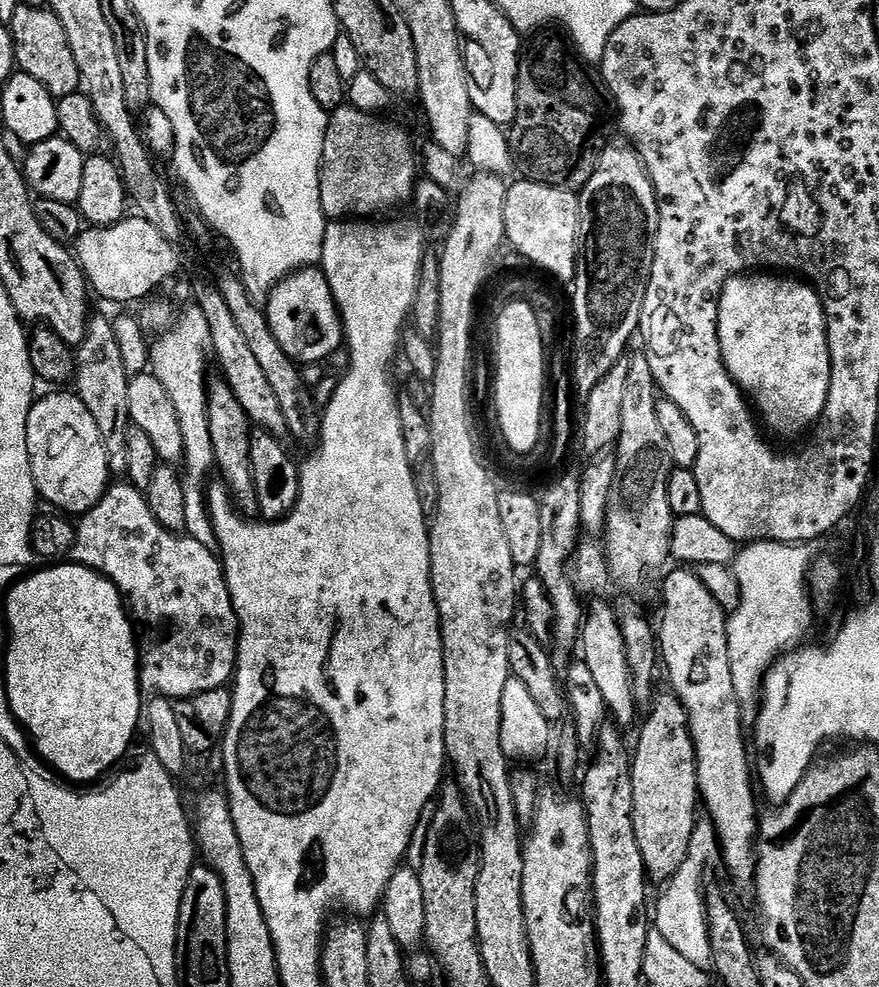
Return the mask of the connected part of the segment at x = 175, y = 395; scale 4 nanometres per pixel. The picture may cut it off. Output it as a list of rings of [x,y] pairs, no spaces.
[[[191,306],[181,316],[179,313],[171,330],[161,333],[155,340],[157,341],[153,341],[149,349],[149,365],[152,373],[164,386],[166,394],[170,394],[170,402],[174,402],[174,414],[178,414],[182,465],[184,464],[182,479],[186,494],[186,532],[202,542],[202,546],[215,549],[216,535],[212,529],[212,516],[208,512],[207,497],[202,491],[209,479],[208,471],[211,473],[216,463],[208,422],[206,352],[208,356],[211,336],[206,317],[197,306]]]

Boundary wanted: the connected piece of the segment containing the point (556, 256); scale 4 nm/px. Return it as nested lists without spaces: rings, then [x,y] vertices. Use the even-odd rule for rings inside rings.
[[[520,178],[517,184],[509,183],[504,234],[507,243],[516,247],[518,255],[549,272],[554,279],[575,281],[580,243],[580,197],[577,193],[527,178]]]

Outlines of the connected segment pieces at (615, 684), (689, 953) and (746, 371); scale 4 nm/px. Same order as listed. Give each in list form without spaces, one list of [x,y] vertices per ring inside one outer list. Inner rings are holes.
[[[596,600],[592,605],[587,605],[584,627],[580,630],[578,652],[591,671],[602,698],[606,700],[611,719],[621,726],[632,723],[635,725],[638,705],[632,689],[632,671],[626,658],[626,642],[622,638],[620,621],[617,620],[615,607],[611,603],[608,605],[604,600]]]
[[[707,818],[697,819],[694,834],[690,838],[690,850],[686,859],[673,874],[671,880],[663,885],[664,893],[654,904],[654,926],[682,954],[687,961],[705,970],[712,968],[710,930],[707,926],[707,906],[705,904],[706,881],[704,875],[712,863],[721,859],[720,840],[716,837],[716,827]]]
[[[745,274],[732,277],[724,283],[720,295],[718,338],[726,370],[754,405],[759,419],[765,425],[768,423],[780,436],[796,436],[799,432],[807,433],[819,421],[830,390],[832,359],[824,304],[811,284],[784,274]]]

